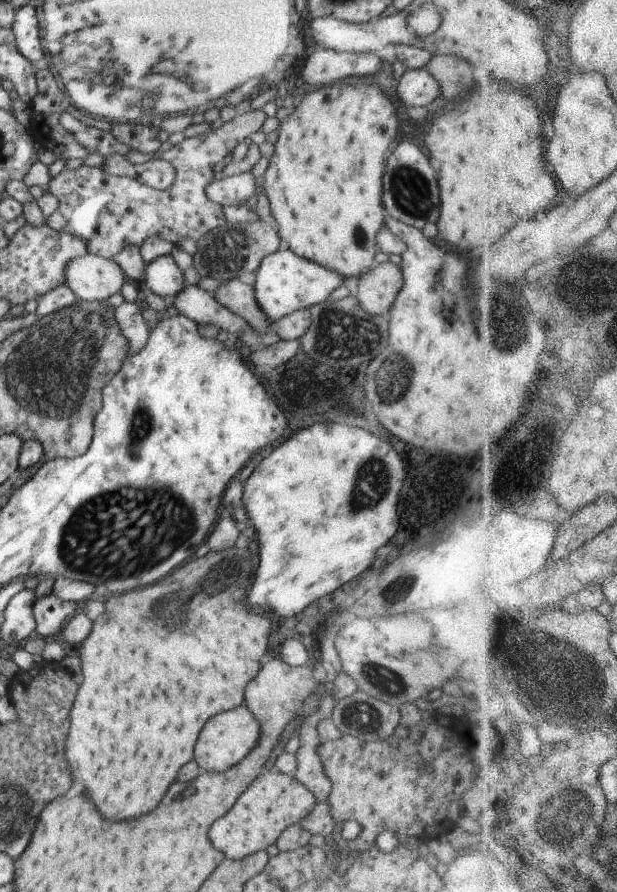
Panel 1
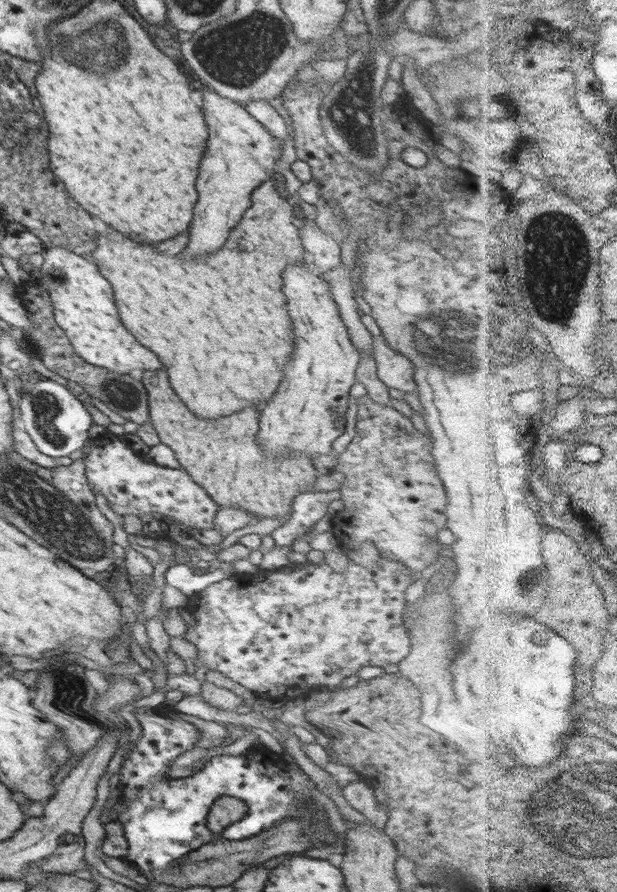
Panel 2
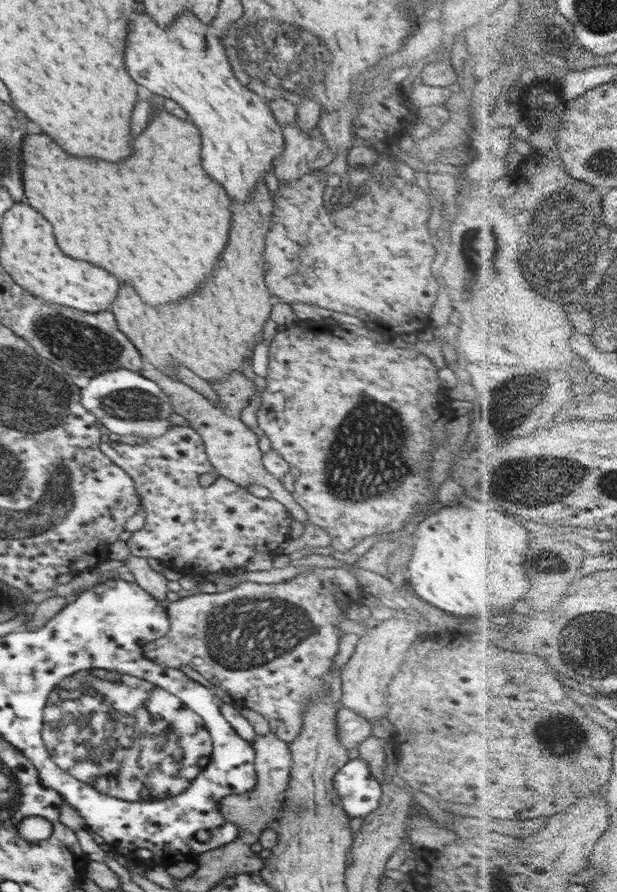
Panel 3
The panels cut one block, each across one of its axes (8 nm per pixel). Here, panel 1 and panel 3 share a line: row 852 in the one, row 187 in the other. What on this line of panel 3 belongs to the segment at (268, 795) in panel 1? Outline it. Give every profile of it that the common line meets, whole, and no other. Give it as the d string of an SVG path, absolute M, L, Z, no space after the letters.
M138 12L128 30L124 62L128 74L138 84L146 86L154 94L177 102L186 111L188 119L199 128L204 144L204 170L228 190L228 196L232 196L238 202L246 202L251 197L250 192L254 192L260 183L265 183L266 170L274 168L277 156L283 151L283 130L271 113L269 103L238 82L220 38L212 35L209 25L198 20L195 14L183 12L175 18L171 27L165 29L152 22L148 14Z

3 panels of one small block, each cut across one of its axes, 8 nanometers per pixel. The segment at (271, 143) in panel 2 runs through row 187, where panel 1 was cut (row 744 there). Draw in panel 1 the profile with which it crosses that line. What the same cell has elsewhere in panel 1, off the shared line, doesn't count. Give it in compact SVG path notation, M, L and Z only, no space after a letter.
M244 704L244 706L238 706L234 710L222 712L222 714L214 716L212 720L206 722L206 726L204 726L204 730L196 742L194 760L198 762L198 766L202 770L224 772L224 770L242 762L256 748L258 740L260 740L260 723Z

